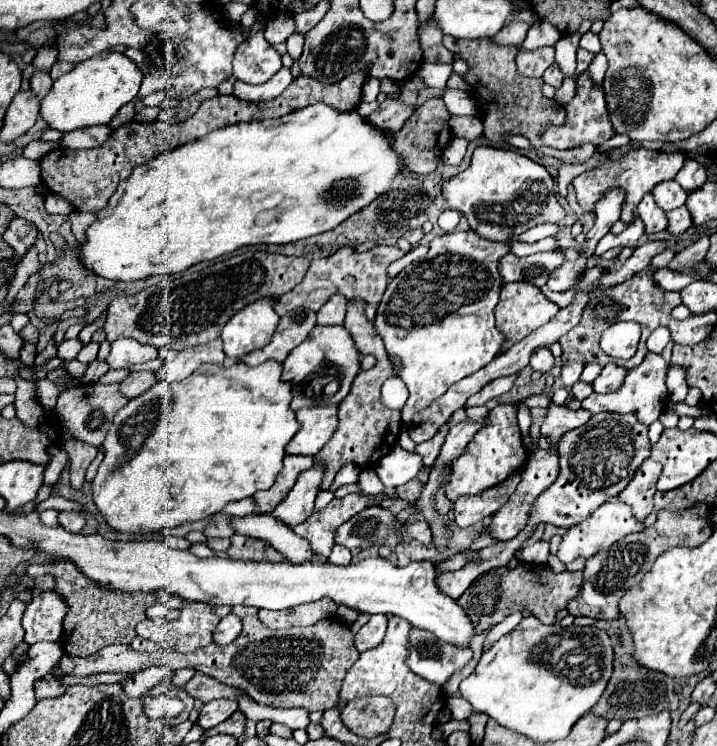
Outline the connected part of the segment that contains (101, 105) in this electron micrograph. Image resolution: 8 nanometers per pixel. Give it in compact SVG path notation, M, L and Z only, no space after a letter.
M105 50L77 64L71 72L55 80L49 94L41 100L39 116L47 122L49 128L59 132L73 132L79 128L109 124L117 116L121 106L137 98L141 80L143 80L143 72L133 60L129 60L121 52Z

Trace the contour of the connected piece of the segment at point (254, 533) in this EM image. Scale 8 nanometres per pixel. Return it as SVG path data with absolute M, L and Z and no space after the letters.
M249 514L243 518L235 518L231 524L233 524L235 532L239 532L243 536L269 542L275 550L285 554L285 558L289 562L301 564L307 560L315 560L315 556L309 550L307 540L299 538L289 526L285 526L271 514Z

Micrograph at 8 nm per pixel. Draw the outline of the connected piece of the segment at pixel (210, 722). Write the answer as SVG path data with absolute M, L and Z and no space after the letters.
M221 698L221 700L213 700L209 704L205 704L199 712L199 718L197 718L197 724L203 728L203 730L211 730L215 728L217 724L221 724L223 720L227 720L233 712L237 710L237 702L231 700L231 698Z

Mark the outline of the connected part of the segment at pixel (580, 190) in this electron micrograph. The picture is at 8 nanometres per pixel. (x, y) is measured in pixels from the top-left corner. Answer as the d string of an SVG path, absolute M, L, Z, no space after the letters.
M639 148L639 150L629 150L625 152L619 160L611 160L609 158L609 152L601 154L601 160L599 164L589 170L589 172L583 172L579 174L575 180L573 180L573 188L575 188L575 196L577 196L577 202L579 206L585 210L585 212L595 212L595 204L597 200L611 188L621 188L625 192L625 202L623 202L623 208L621 208L621 222L629 224L633 220L633 210L637 208L637 204L641 202L641 198L651 192L659 182L663 180L673 180L675 174L681 170L685 158L683 154L663 154L663 152L657 152L657 150L645 150L645 148Z

